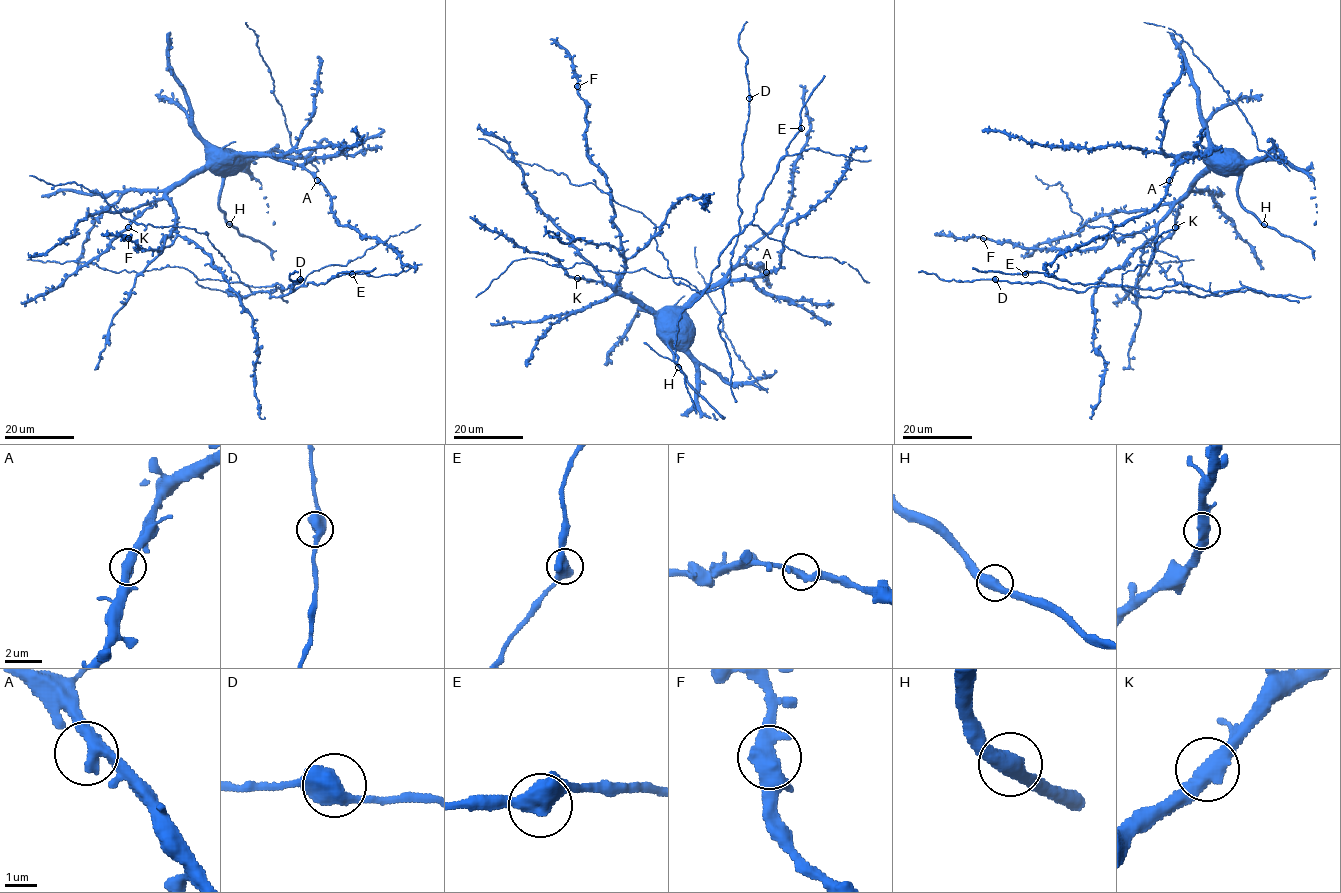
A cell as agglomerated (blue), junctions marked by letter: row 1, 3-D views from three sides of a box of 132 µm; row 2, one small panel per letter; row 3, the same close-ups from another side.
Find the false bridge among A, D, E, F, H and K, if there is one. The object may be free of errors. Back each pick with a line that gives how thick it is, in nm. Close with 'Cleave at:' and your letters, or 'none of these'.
Cleave at: none of these

